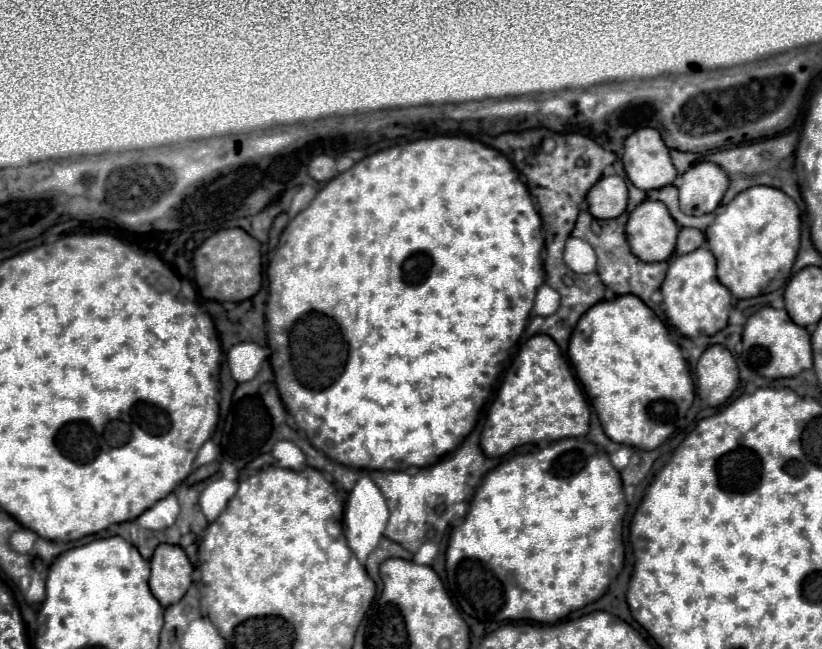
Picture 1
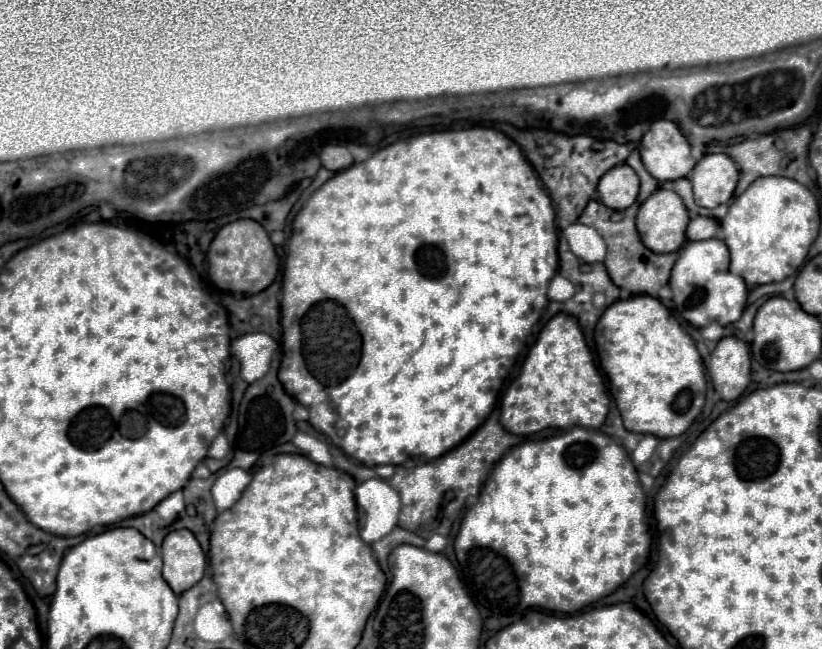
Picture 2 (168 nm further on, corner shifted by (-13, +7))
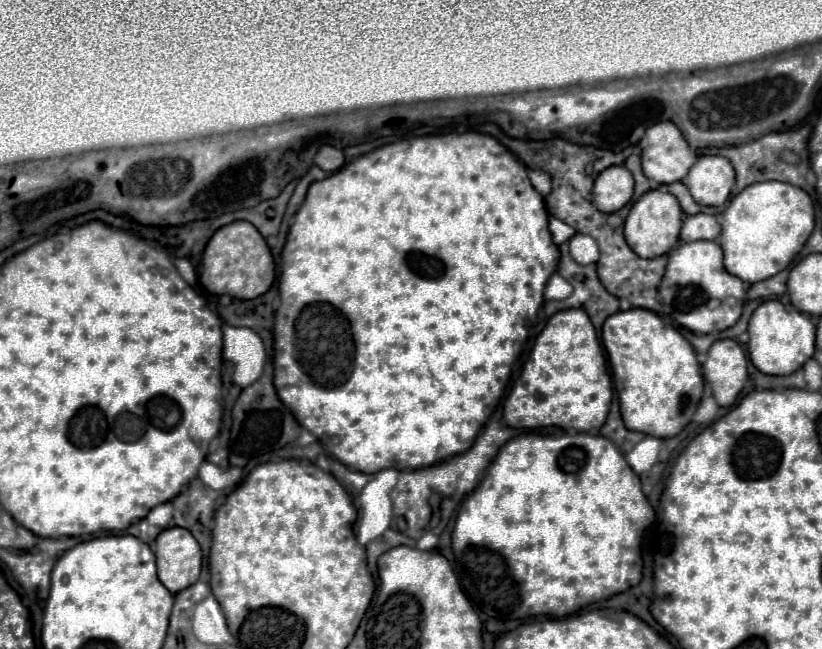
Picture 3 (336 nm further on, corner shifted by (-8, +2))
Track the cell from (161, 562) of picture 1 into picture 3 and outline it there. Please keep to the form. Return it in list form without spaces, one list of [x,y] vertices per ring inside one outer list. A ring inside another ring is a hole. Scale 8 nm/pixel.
[[[168,528],[156,538],[156,562],[160,582],[176,594],[198,580],[202,570],[202,552],[188,530]]]

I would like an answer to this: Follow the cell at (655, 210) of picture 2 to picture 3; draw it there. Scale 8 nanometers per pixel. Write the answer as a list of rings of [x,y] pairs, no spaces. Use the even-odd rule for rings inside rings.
[[[650,190],[632,206],[632,210],[624,222],[626,242],[640,258],[656,258],[656,256],[668,254],[678,244],[682,218],[684,218],[684,212],[672,194],[660,192],[660,190]]]

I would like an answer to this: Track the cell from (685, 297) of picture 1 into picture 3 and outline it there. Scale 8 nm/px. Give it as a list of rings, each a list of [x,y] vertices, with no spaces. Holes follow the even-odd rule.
[[[700,240],[680,244],[672,250],[666,274],[660,282],[660,294],[664,304],[672,310],[672,318],[680,326],[692,332],[708,334],[714,330],[726,330],[736,324],[746,300],[746,284],[724,270],[722,250],[716,242]]]

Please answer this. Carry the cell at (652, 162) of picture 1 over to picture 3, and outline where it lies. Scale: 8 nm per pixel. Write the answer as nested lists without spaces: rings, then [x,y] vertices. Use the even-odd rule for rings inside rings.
[[[658,122],[650,126],[640,146],[642,170],[646,178],[656,180],[658,184],[682,180],[698,158],[672,122]]]

